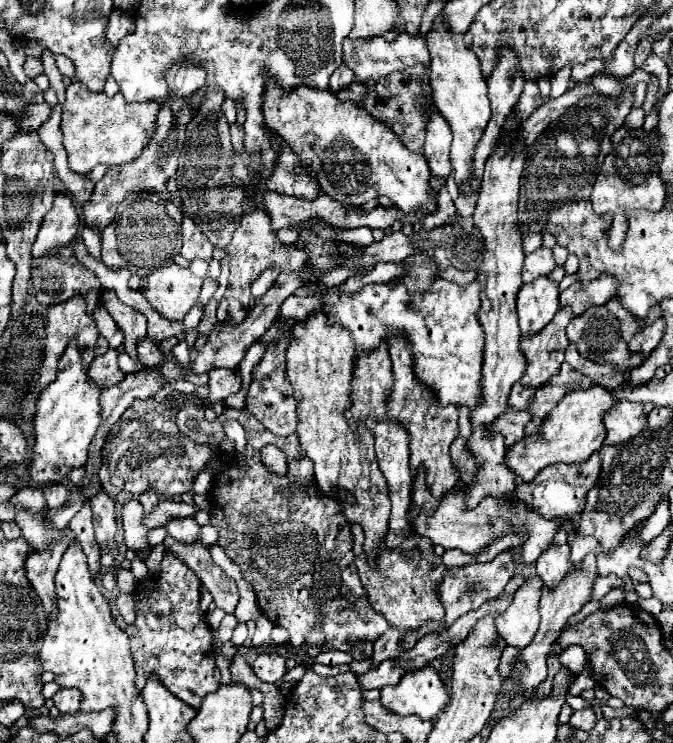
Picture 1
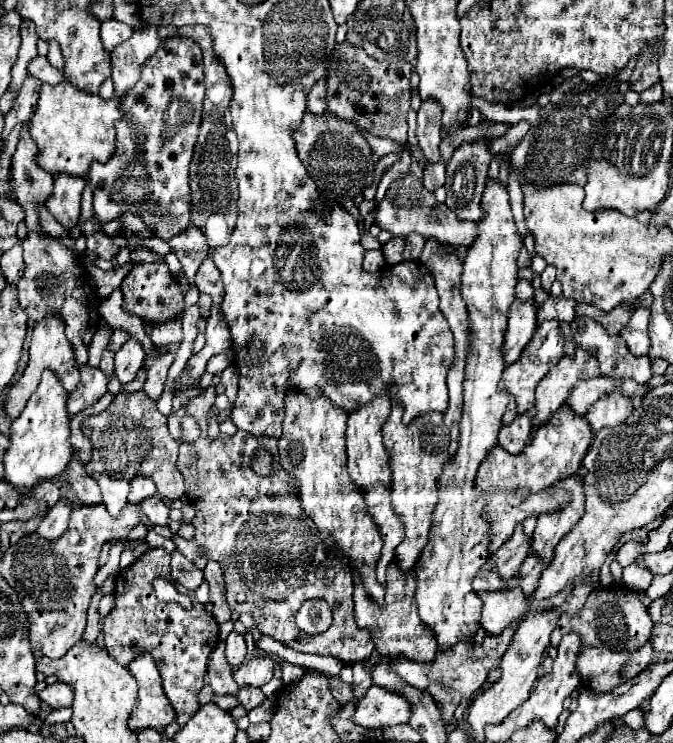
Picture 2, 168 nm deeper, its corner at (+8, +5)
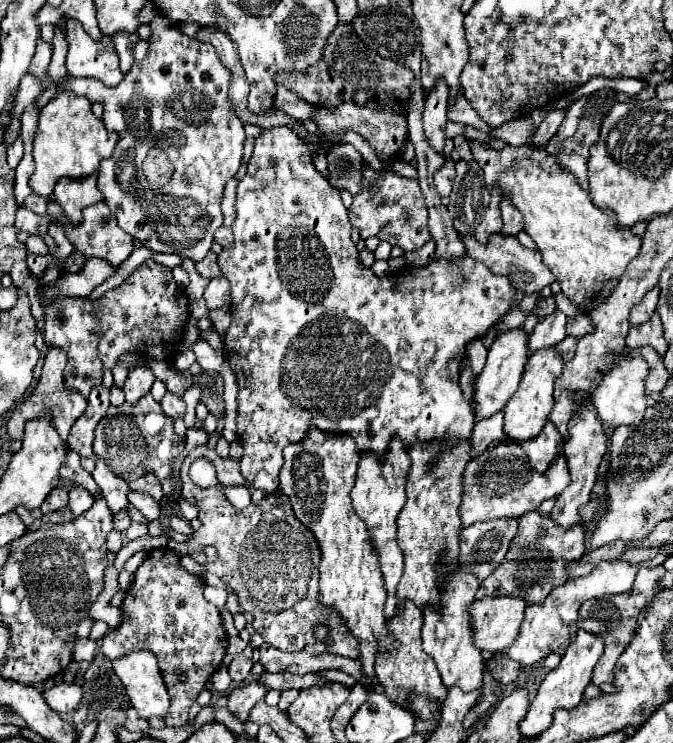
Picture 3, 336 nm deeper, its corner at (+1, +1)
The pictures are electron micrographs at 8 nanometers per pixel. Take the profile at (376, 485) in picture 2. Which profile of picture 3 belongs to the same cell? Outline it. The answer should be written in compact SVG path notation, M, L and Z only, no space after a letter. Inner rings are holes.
M395 439L395 443L391 443L391 451L387 453L387 459L383 459L383 463L379 463L379 459L375 459L375 455L361 455L359 469L357 469L357 483L351 491L353 509L367 525L371 545L379 557L379 567L381 567L385 591L387 591L387 601L385 601L385 619L387 621L395 617L395 611L397 611L395 609L395 591L397 591L397 583L403 575L403 553L399 551L399 545L397 545L397 515L405 505L405 483L407 483L409 467L411 467L411 459L409 459L407 451L403 449L403 445Z

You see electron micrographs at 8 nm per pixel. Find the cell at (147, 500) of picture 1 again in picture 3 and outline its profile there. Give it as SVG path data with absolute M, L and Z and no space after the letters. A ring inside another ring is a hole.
M147 473L145 477L139 477L137 481L131 481L129 487L131 487L133 491L145 491L145 493L149 493L153 499L157 499L157 501L161 501L161 497L163 497L161 483L159 483L159 479L157 479L153 473Z

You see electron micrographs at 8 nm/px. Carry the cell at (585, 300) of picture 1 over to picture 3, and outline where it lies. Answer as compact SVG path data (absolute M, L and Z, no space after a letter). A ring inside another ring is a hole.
M561 311L547 315L547 319L543 319L535 325L533 333L527 339L527 347L531 351L537 351L543 347L553 347L559 341L563 341L565 339L565 321L567 321L567 317Z

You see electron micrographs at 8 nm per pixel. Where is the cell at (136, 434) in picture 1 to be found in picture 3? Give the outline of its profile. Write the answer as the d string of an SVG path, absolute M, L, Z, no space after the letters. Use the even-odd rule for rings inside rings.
M145 395L135 405L121 405L121 407L109 407L105 417L99 421L95 429L95 443L93 443L95 455L103 457L105 463L111 467L115 475L121 479L133 481L139 479L145 473L153 473L163 483L163 493L173 493L173 475L171 475L171 461L181 455L185 445L173 431L173 419L167 419L163 415L161 405L151 397Z

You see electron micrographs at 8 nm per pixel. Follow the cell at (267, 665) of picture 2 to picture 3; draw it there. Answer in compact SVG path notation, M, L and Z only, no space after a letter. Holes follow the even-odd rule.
M253 681L253 683L245 685L243 689L233 689L227 697L229 699L227 709L239 721L247 721L251 709L255 707L257 701L261 701L265 697L265 693L267 693L267 689L259 681Z

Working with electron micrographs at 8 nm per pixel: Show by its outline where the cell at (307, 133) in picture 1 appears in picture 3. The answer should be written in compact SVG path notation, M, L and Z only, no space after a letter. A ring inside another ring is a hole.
M335 145L327 153L329 183L337 189L347 189L357 195L361 183L361 161L361 153L357 153L353 145Z

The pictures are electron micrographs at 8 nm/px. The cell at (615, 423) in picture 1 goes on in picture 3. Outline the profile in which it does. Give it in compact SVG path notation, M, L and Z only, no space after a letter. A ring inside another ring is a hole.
M617 355L613 357L613 367L603 377L601 385L595 389L593 405L599 413L599 419L605 423L605 427L619 427L619 425L637 425L643 421L647 399L645 399L645 379L647 379L649 365L643 357L627 357Z

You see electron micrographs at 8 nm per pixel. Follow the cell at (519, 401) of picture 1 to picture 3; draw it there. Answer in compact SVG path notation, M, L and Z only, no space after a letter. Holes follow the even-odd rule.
M499 411L499 415L491 417L491 419L483 419L483 423L475 423L473 435L471 435L471 459L475 459L477 455L481 455L493 441L507 441L507 437L503 435L503 413Z

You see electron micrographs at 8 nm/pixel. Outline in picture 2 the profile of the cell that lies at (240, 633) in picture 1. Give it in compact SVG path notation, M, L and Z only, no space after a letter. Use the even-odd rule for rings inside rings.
M232 631L226 637L226 659L232 667L238 667L238 663L242 663L246 659L246 643L244 643L244 635Z

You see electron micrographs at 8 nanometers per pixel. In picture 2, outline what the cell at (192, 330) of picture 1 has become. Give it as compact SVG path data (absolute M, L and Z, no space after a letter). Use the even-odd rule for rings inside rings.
M192 397L186 405L182 405L178 411L172 411L168 415L168 431L174 439L180 439L180 419L188 413L194 415L202 435L194 443L180 443L178 449L178 469L184 475L186 481L186 495L190 497L192 505L196 507L196 515L192 519L192 525L196 529L196 535L192 541L184 541L180 535L174 537L176 549L190 559L198 569L204 569L208 559L214 559L220 563L224 569L224 581L226 581L226 599L230 607L238 613L250 613L256 621L256 627L264 633L270 635L294 651L302 653L316 653L316 655L332 655L342 659L344 663L354 663L356 659L364 659L368 651L374 651L372 635L368 629L360 629L354 619L352 611L352 577L348 571L348 559L338 553L336 549L324 547L324 541L320 537L318 527L314 521L304 513L300 505L300 495L294 487L294 479L280 467L278 461L278 439L274 437L254 437L242 430L237 430L234 437L218 437L218 439L208 439L206 435L206 415L208 409L214 405L214 401L198 401L198 397ZM258 447L266 447L274 455L274 471L270 477L258 477L250 469L250 459ZM198 549L206 549L206 555L198 555ZM320 597L324 599L330 609L334 611L334 621L326 633L320 635L308 635L304 633L296 621L294 615L300 609L300 605L306 599Z

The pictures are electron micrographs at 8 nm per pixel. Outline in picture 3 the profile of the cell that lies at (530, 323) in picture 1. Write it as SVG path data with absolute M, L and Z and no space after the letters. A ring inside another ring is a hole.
M521 329L507 331L507 333L499 335L495 339L495 343L491 345L489 355L487 355L485 369L475 379L475 393L473 393L475 421L493 417L497 411L503 411L505 403L513 397L513 393L519 387L519 381L521 381L527 357L529 357L529 351L527 351L527 333L525 331L521 331Z

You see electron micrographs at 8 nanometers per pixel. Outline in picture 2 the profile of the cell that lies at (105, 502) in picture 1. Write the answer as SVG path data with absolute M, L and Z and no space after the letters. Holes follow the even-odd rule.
M70 461L66 475L68 475L68 481L72 483L72 489L76 493L76 499L80 501L80 505L100 505L102 503L98 483L84 471L82 463Z

